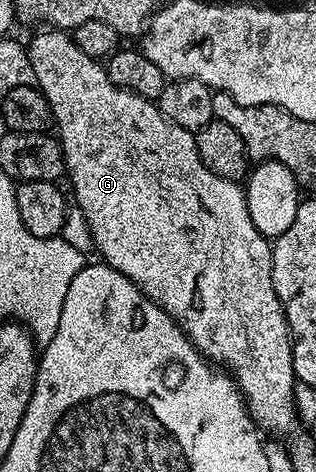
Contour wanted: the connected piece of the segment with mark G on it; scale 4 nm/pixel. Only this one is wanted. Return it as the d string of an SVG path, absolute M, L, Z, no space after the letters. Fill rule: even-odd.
M45 27L34 33L37 34L27 41L27 48L31 68L35 71L36 86L47 99L53 112L55 133L65 156L65 172L70 185L68 188L71 190L71 197L76 208L84 213L96 252L101 252L100 260L115 271L127 275L139 286L146 297L152 299L159 307L163 307L163 311L167 311L169 318L183 330L185 336L193 342L194 347L201 352L206 361L220 363L228 370L237 388L240 389L241 396L245 398L245 406L249 408L249 414L266 434L269 432L269 435L277 439L286 439L285 437L291 436L296 431L297 425L299 426L297 404L293 394L294 387L299 383L293 370L293 356L291 355L293 344L289 338L289 324L285 318L285 312L279 303L279 295L275 295L275 283L271 279L273 247L270 238L262 235L255 227L255 223L251 223L251 211L247 207L244 188L236 181L228 181L212 173L199 155L195 134L168 121L150 98L140 97L131 91L120 89L118 85L113 85L107 75L105 65L91 55L83 55L83 51L75 47L72 36L68 32Z

